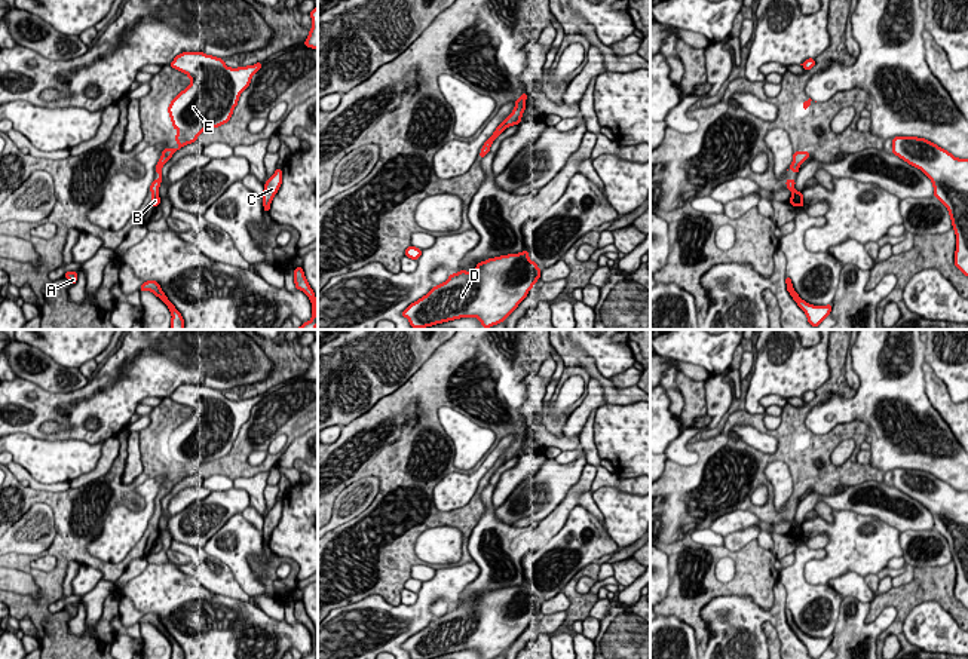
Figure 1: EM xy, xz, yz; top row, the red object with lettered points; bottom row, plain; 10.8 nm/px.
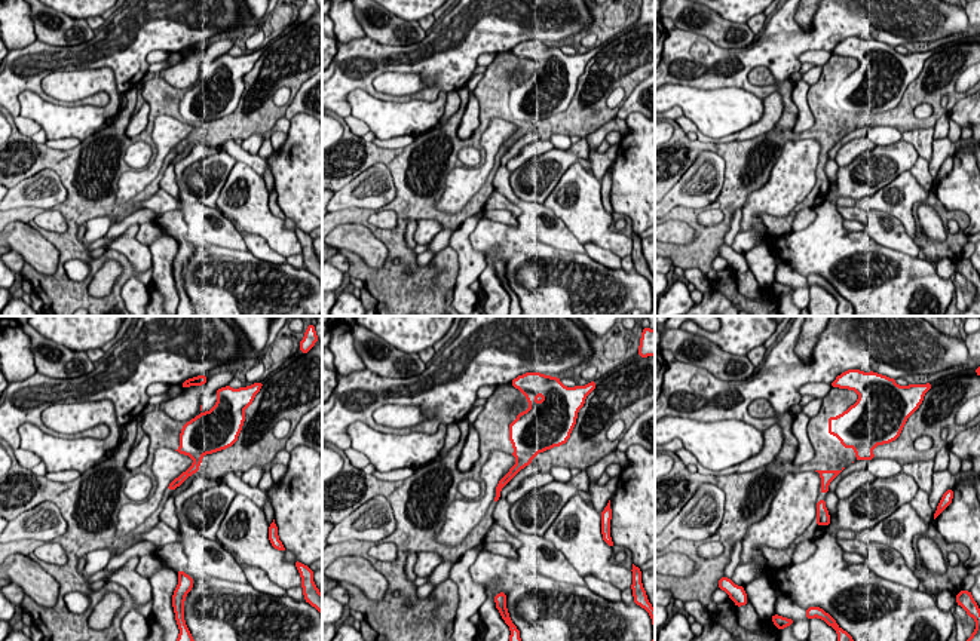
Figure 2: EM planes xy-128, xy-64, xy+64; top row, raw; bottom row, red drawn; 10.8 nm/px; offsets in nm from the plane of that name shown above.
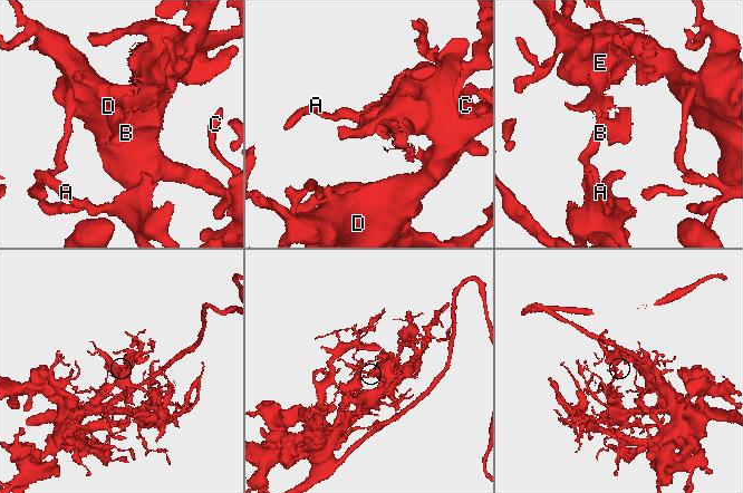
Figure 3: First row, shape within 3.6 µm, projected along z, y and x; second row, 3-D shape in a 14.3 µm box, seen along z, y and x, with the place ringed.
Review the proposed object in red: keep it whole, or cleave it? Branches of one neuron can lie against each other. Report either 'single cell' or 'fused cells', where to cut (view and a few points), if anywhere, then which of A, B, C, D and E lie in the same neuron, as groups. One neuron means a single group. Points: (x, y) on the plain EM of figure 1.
fused cells; cut xy (165, 481), (162, 489); groups A C D E / B

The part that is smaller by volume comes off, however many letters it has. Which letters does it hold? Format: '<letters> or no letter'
B

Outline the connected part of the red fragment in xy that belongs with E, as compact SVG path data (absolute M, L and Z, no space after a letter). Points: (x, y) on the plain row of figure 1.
M183 384L169 398L186 405L192 413L190 419L181 423L168 439L172 460L178 463L177 482L196 475L203 463L227 456L241 426L263 399L257 395L230 401L224 392L203 384Z

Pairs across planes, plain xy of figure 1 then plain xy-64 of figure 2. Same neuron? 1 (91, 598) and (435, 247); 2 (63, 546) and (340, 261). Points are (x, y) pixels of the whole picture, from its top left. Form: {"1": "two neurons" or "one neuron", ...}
{"1": "one neuron", "2": "two neurons"}

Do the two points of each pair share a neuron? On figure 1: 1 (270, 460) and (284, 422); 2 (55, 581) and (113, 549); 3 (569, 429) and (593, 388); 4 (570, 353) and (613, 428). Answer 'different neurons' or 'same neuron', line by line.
1: same neuron
2: different neurons
3: same neuron
4: different neurons

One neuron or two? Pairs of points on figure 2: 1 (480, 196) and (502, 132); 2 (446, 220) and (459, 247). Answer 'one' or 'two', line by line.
1: two
2: two

